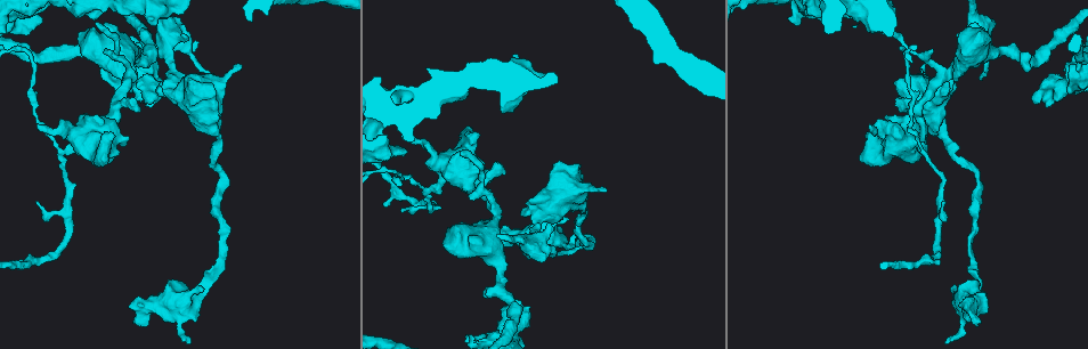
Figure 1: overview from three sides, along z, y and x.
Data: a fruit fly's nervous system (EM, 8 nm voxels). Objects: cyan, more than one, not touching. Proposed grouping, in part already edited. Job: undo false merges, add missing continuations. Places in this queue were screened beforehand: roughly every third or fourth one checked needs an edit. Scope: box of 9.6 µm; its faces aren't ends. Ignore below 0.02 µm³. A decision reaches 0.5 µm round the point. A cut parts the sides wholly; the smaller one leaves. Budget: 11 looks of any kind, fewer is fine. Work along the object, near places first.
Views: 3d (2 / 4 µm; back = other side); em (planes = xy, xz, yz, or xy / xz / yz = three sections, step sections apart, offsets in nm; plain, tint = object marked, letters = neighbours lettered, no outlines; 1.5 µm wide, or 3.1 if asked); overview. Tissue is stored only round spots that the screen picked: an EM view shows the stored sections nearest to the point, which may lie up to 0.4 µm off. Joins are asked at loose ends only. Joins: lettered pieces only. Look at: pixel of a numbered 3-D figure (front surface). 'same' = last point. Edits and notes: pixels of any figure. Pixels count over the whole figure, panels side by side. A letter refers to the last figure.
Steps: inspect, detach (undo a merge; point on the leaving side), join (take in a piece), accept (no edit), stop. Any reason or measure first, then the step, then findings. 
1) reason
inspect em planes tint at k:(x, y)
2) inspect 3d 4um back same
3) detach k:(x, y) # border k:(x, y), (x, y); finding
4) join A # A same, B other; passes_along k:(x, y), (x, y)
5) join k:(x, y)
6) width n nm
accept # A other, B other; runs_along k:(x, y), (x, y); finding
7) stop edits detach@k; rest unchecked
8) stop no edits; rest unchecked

branch stops here
inspect 3d 2um at 1:(923, 67)

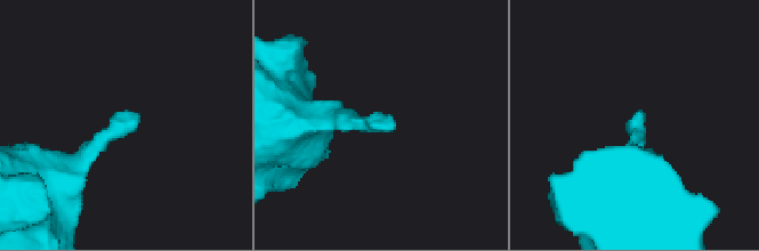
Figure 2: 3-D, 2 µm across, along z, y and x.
inspect em xy step 8 letters at 2:(395, 129)

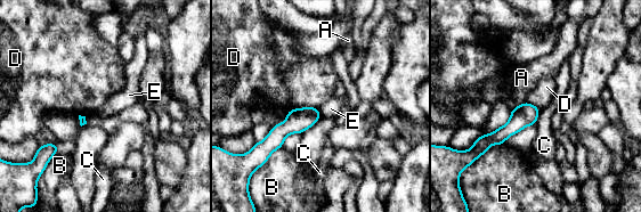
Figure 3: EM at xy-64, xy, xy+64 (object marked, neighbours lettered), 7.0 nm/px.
inspect em planes letters same

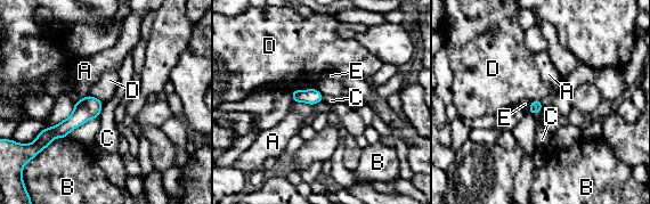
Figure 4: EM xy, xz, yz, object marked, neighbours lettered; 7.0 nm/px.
accept # A other, B other, C other, D other, E other; none of them fits

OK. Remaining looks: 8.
two arms in line, one across
inspect 3d 4um back at 1:(65, 153)

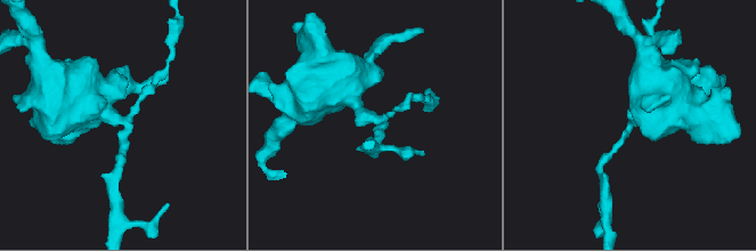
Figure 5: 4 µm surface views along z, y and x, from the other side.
arms 3
inspect em planes letters at 5:(377, 120)

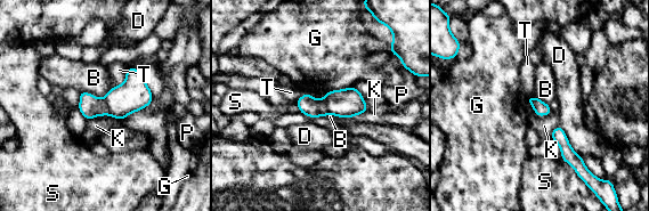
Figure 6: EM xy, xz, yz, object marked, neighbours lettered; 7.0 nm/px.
longest_contact D 280 nm
detach 6:(90, 106) # B other, D other, G other, K other, P other, S other, T other; border 6:(103, 98), (108, 114); a second cell is stuck on

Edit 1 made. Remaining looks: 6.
branch stops here
inspect em planes letters at 1:(41, 22)

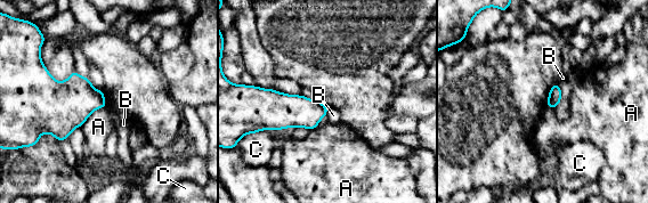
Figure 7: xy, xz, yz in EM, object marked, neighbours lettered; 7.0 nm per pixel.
accept # A other, B other, C other; border 7:(105, 106), (95, 110), (81, 126); no lettered piece goes on from it

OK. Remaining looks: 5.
free end
inspect 3d 4um at 1:(981, 320)

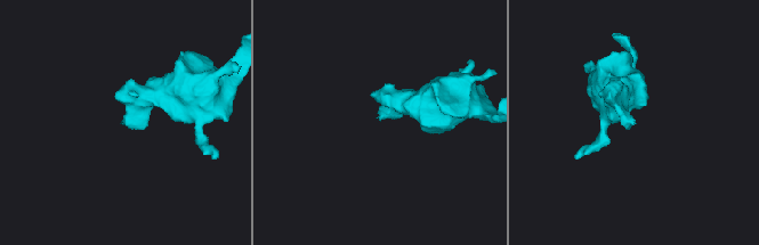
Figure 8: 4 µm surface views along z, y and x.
inspect em xy step 8 tint at 8:(125, 124)

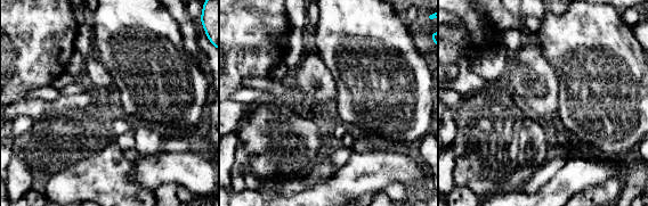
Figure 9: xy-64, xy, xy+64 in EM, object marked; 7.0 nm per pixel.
another direction
inspect em planes letters same

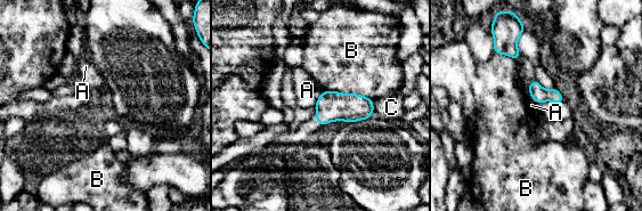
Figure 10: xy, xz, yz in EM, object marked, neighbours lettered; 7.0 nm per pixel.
accept # A other, B other, C other; border 10:(323, 90), (314, 107); none of them fits

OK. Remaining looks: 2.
stop edits detach@6; rest unchecked

